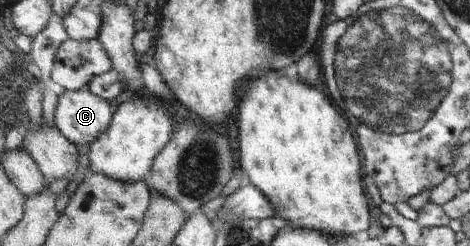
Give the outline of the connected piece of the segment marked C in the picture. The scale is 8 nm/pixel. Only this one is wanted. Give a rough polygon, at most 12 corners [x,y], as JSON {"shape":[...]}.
{"shape":[[89,90],[65,91],[55,126],[91,145],[111,128],[115,108]]}

